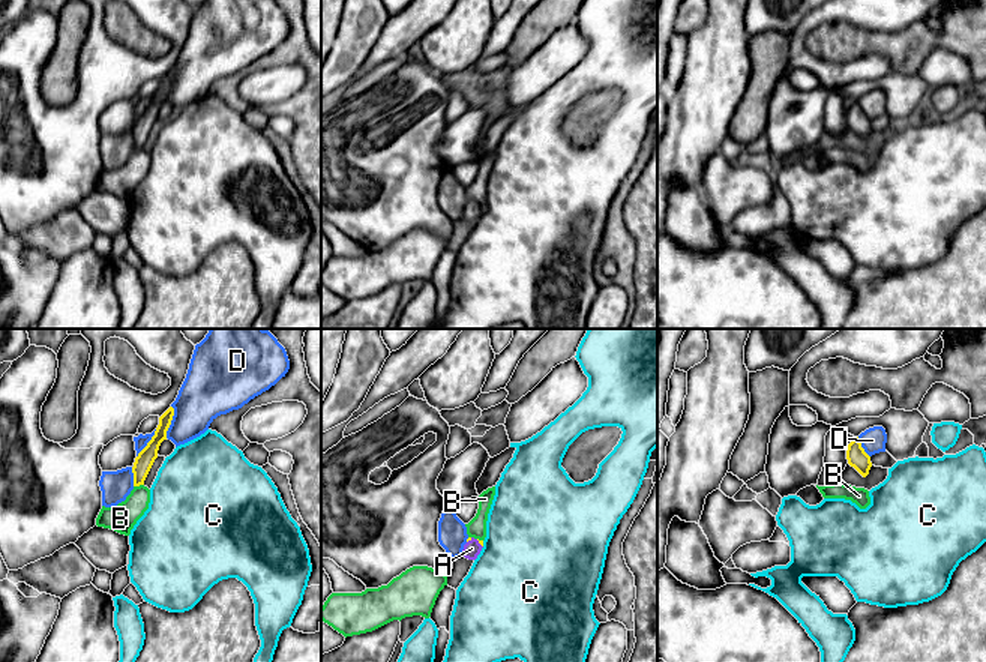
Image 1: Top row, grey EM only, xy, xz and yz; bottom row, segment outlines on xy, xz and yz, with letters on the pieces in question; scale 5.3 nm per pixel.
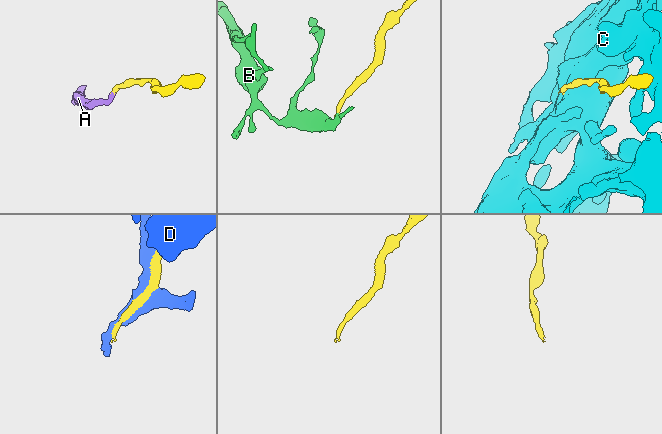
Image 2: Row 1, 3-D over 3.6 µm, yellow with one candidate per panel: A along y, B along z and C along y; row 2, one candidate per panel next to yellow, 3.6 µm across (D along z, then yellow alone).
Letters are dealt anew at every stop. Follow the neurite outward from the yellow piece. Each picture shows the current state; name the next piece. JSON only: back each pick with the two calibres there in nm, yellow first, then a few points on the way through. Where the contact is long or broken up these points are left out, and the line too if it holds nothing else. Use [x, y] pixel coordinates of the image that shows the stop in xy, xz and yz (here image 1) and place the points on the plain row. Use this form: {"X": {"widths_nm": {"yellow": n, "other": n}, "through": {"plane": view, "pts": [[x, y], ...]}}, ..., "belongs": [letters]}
{"A": {"widths_nm": {"yellow": 20, "other": 90}, "through": {"plane": "xz", "pts": [[480, 206], [479, 206], [471, 212]]}}, "belongs": ["A"]}

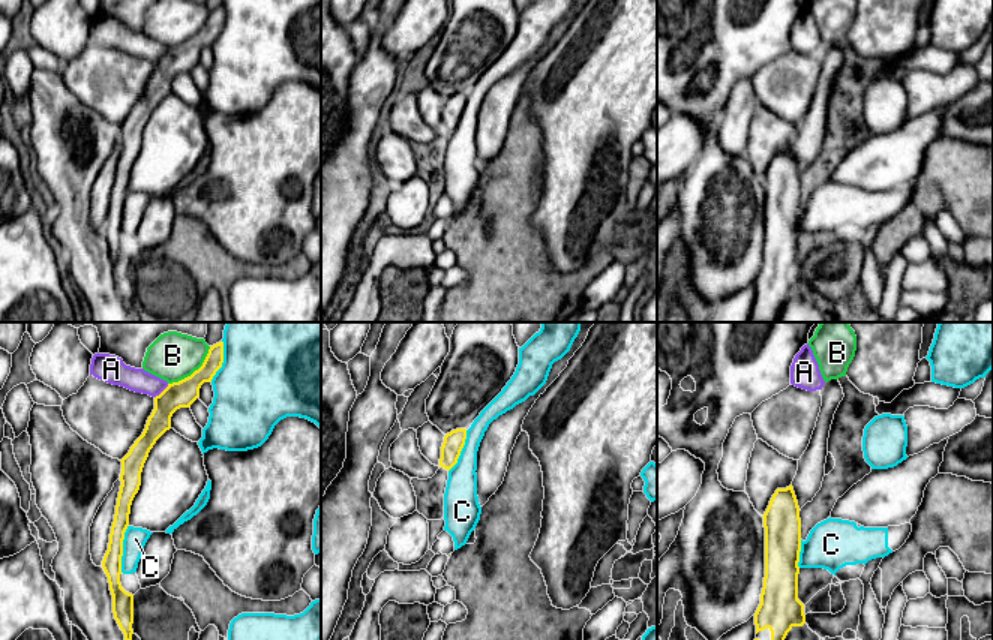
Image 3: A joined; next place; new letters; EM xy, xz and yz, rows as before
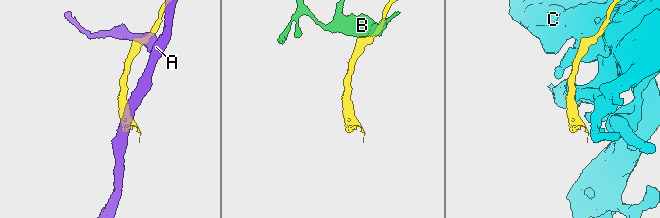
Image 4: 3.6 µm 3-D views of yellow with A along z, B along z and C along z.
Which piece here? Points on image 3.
{"belongs": []}

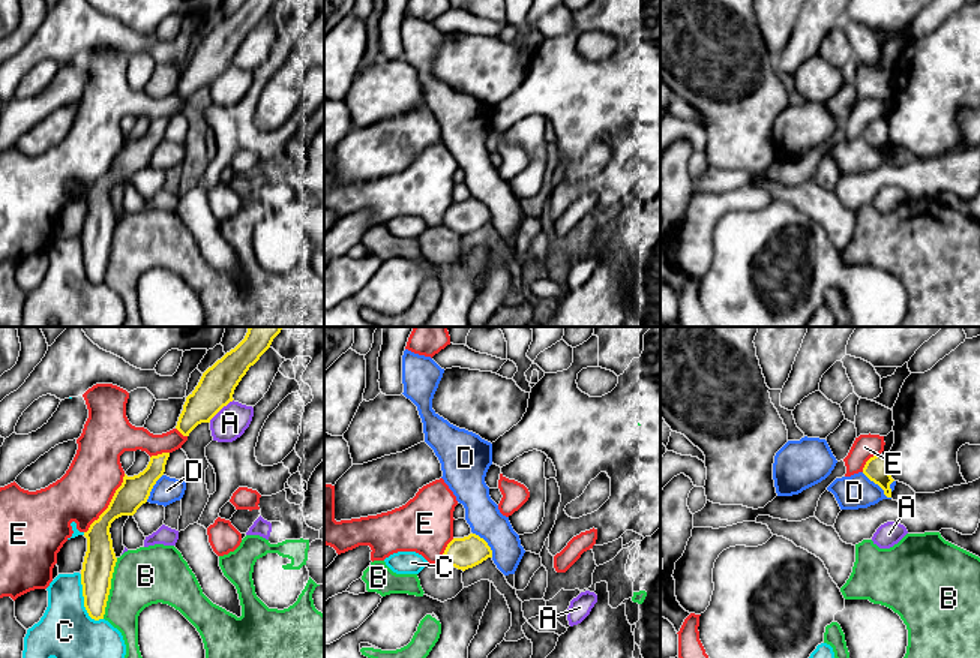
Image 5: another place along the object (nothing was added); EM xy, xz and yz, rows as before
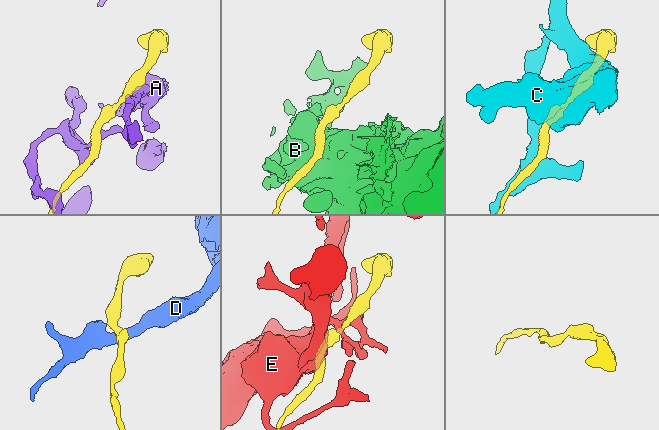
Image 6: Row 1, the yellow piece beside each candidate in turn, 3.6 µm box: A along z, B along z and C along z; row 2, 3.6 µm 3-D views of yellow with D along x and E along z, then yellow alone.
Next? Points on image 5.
{"belongs": []}

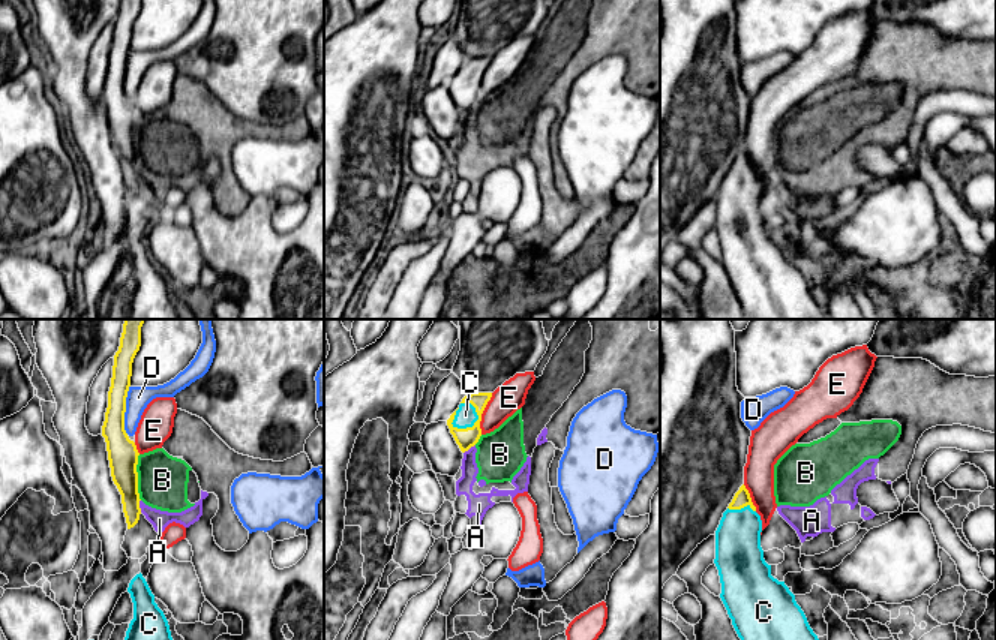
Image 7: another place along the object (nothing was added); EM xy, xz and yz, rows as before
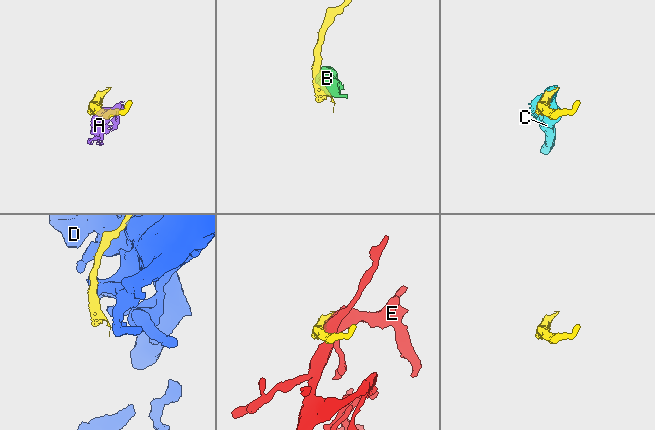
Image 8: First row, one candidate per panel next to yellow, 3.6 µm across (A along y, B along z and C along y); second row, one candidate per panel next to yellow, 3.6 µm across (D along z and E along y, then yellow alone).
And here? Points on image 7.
{"C": {"widths_nm": {"yellow": 110, "other": 110}}, "belongs": ["C"]}

